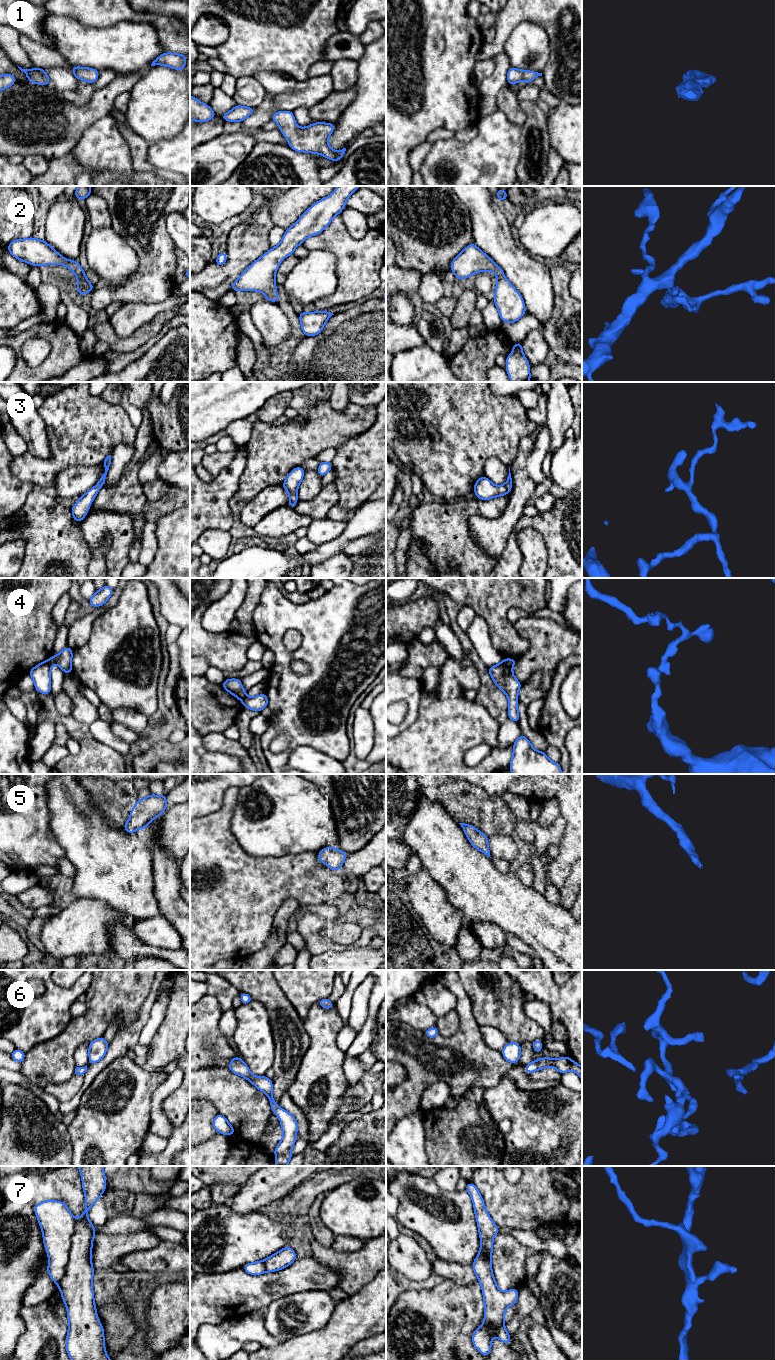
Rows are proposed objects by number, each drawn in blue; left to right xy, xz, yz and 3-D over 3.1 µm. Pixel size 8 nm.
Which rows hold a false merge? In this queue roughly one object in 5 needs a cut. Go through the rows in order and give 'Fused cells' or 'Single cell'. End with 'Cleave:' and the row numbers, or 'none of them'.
1: Single cell
2: Single cell
3: Single cell
4: Fused cells
5: Single cell
6: Single cell
7: Fused cells
Cleave: 4, 7

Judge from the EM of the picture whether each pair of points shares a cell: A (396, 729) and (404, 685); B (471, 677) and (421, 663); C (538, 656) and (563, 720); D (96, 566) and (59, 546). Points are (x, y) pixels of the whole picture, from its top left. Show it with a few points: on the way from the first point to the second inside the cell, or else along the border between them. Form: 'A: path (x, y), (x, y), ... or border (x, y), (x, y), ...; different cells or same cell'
A: path (407, 720), (411, 715), (411, 696); same cell
B: border (447, 656), (440, 668); different cells
C: border (553, 676), (551, 688), (545, 696); different cells
D: border (90, 548), (90, 561), (87, 567); different cells

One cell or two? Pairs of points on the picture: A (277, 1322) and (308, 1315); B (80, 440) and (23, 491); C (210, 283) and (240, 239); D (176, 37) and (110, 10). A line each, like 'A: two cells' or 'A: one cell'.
A: one cell
B: two cells
C: one cell
D: one cell

